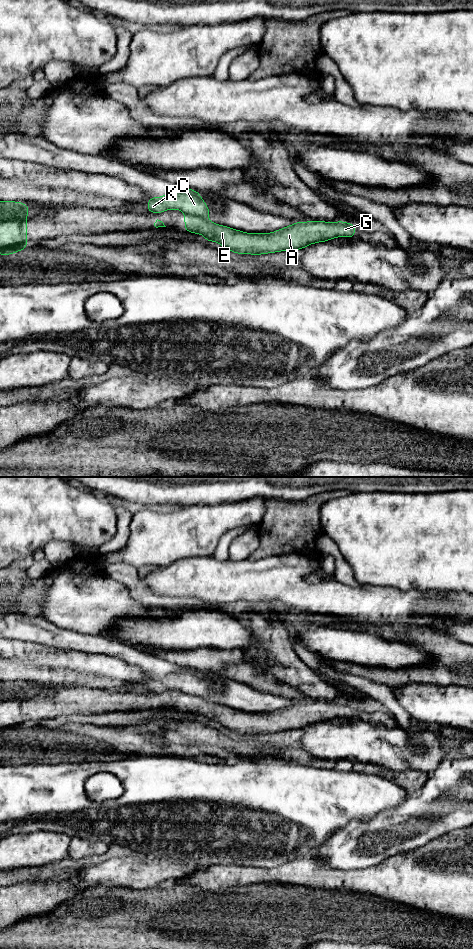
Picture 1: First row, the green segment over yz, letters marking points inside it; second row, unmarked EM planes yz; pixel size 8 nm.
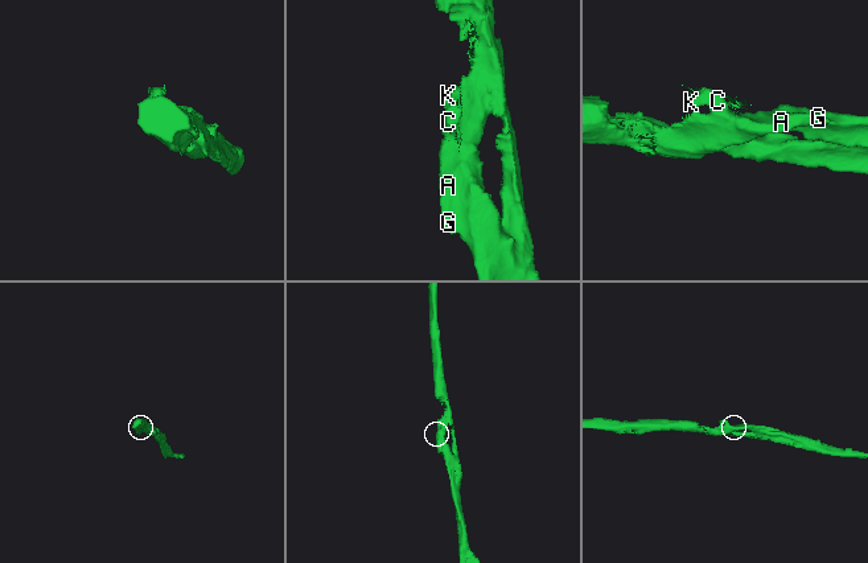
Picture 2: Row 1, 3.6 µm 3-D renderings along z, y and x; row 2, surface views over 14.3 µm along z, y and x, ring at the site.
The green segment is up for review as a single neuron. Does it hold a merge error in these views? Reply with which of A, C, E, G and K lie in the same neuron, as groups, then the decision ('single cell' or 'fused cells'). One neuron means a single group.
A E G / C K; fused cells

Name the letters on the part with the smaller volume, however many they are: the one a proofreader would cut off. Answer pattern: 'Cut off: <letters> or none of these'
Cut off: C, K

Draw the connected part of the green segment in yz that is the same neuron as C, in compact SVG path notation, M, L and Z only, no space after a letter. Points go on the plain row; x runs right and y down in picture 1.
M176 664L172 670L162 677L150 677L146 688L148 692L156 694L173 689L206 699L210 694L209 687L198 671Z

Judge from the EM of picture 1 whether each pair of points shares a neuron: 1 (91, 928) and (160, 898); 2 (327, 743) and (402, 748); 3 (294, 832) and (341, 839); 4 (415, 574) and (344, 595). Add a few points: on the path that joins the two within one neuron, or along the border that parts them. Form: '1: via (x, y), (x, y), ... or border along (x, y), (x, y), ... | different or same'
1: via (108, 913), (124, 908), (143, 907) | same
2: via (346, 743), (373, 743), (383, 746) | same
3: border along (347, 823), (333, 832), (312, 854) | different
4: border along (361, 584), (391, 586), (400, 590) | different

